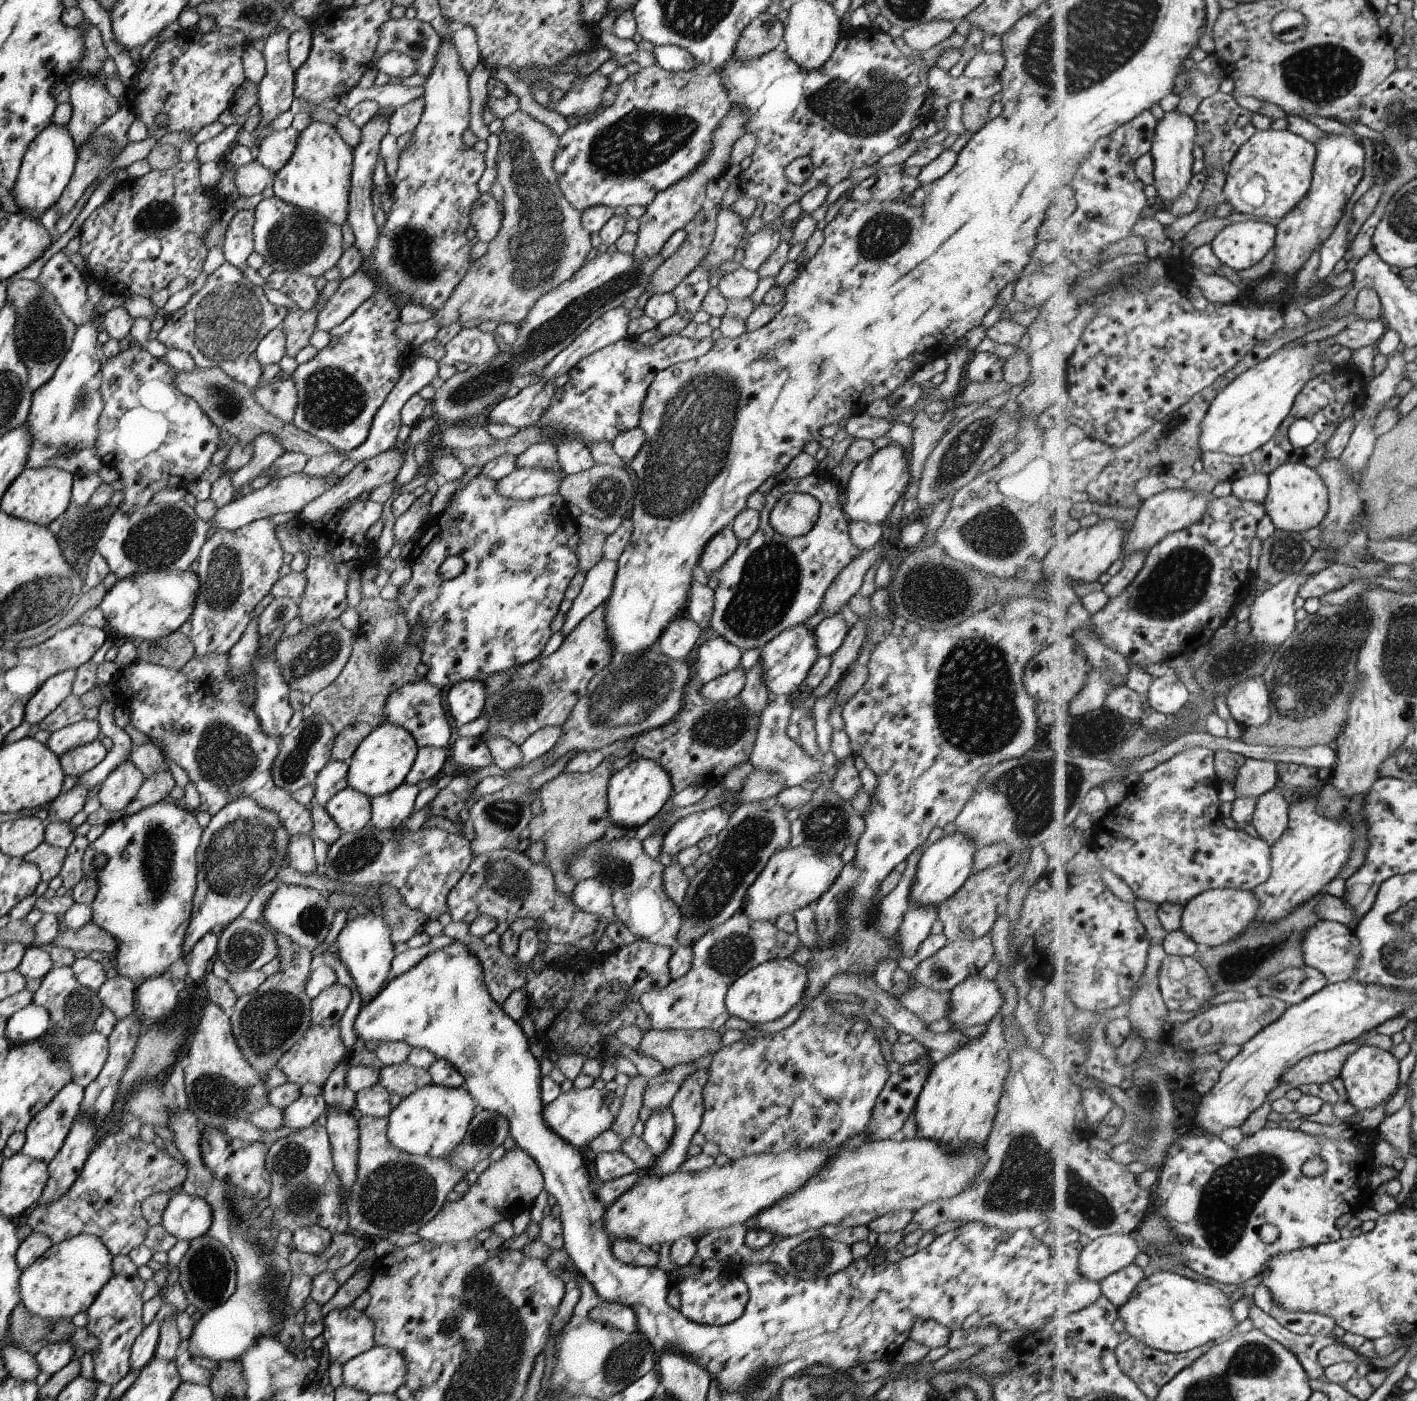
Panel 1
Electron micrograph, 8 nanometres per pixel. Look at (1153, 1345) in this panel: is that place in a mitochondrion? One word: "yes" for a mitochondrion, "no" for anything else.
no

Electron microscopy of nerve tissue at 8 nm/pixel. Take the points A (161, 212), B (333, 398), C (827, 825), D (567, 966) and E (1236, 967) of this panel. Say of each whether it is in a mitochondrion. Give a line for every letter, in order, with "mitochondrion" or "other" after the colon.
A: mitochondrion
B: mitochondrion
C: mitochondrion
D: other
E: mitochondrion

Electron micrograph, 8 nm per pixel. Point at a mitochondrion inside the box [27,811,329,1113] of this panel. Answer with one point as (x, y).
(270, 1020)

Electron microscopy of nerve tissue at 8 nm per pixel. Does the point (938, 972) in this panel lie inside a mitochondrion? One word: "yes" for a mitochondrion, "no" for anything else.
yes

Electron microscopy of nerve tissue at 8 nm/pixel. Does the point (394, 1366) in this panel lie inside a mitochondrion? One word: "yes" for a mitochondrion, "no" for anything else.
no

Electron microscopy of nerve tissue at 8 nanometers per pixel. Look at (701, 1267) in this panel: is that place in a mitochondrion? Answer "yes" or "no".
no

